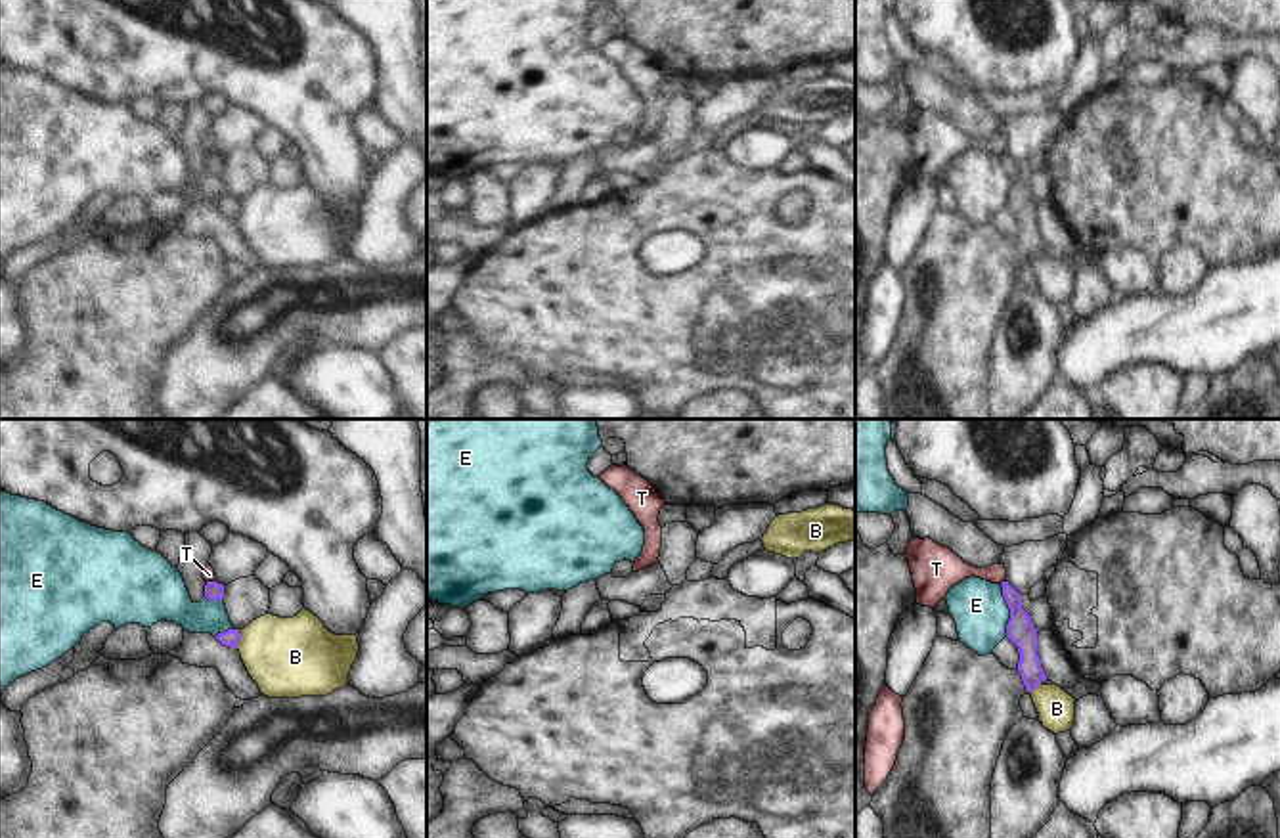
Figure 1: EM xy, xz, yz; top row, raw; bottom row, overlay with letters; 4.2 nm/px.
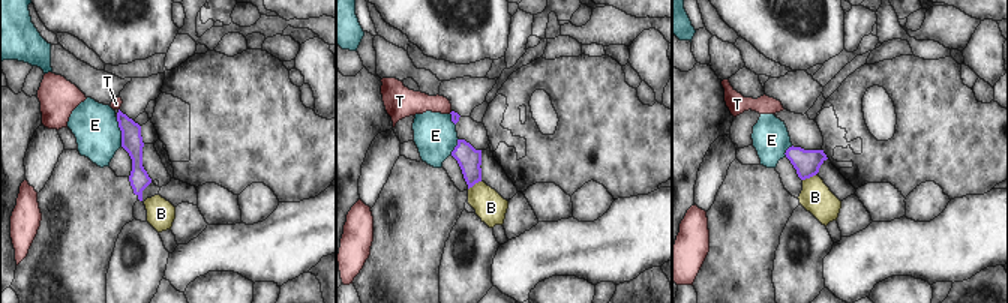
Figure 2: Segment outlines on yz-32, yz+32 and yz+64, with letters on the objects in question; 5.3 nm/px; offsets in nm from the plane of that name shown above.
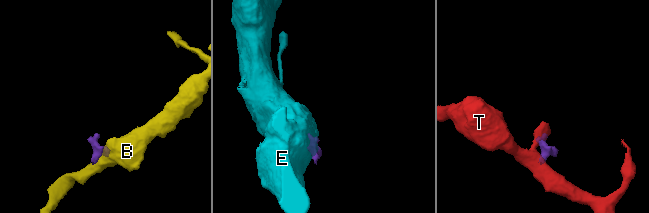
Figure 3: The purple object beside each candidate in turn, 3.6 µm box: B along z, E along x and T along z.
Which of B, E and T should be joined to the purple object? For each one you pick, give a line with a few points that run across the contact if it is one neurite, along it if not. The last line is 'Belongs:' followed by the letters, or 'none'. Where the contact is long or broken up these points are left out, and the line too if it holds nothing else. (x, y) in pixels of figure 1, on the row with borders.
Belongs: none

